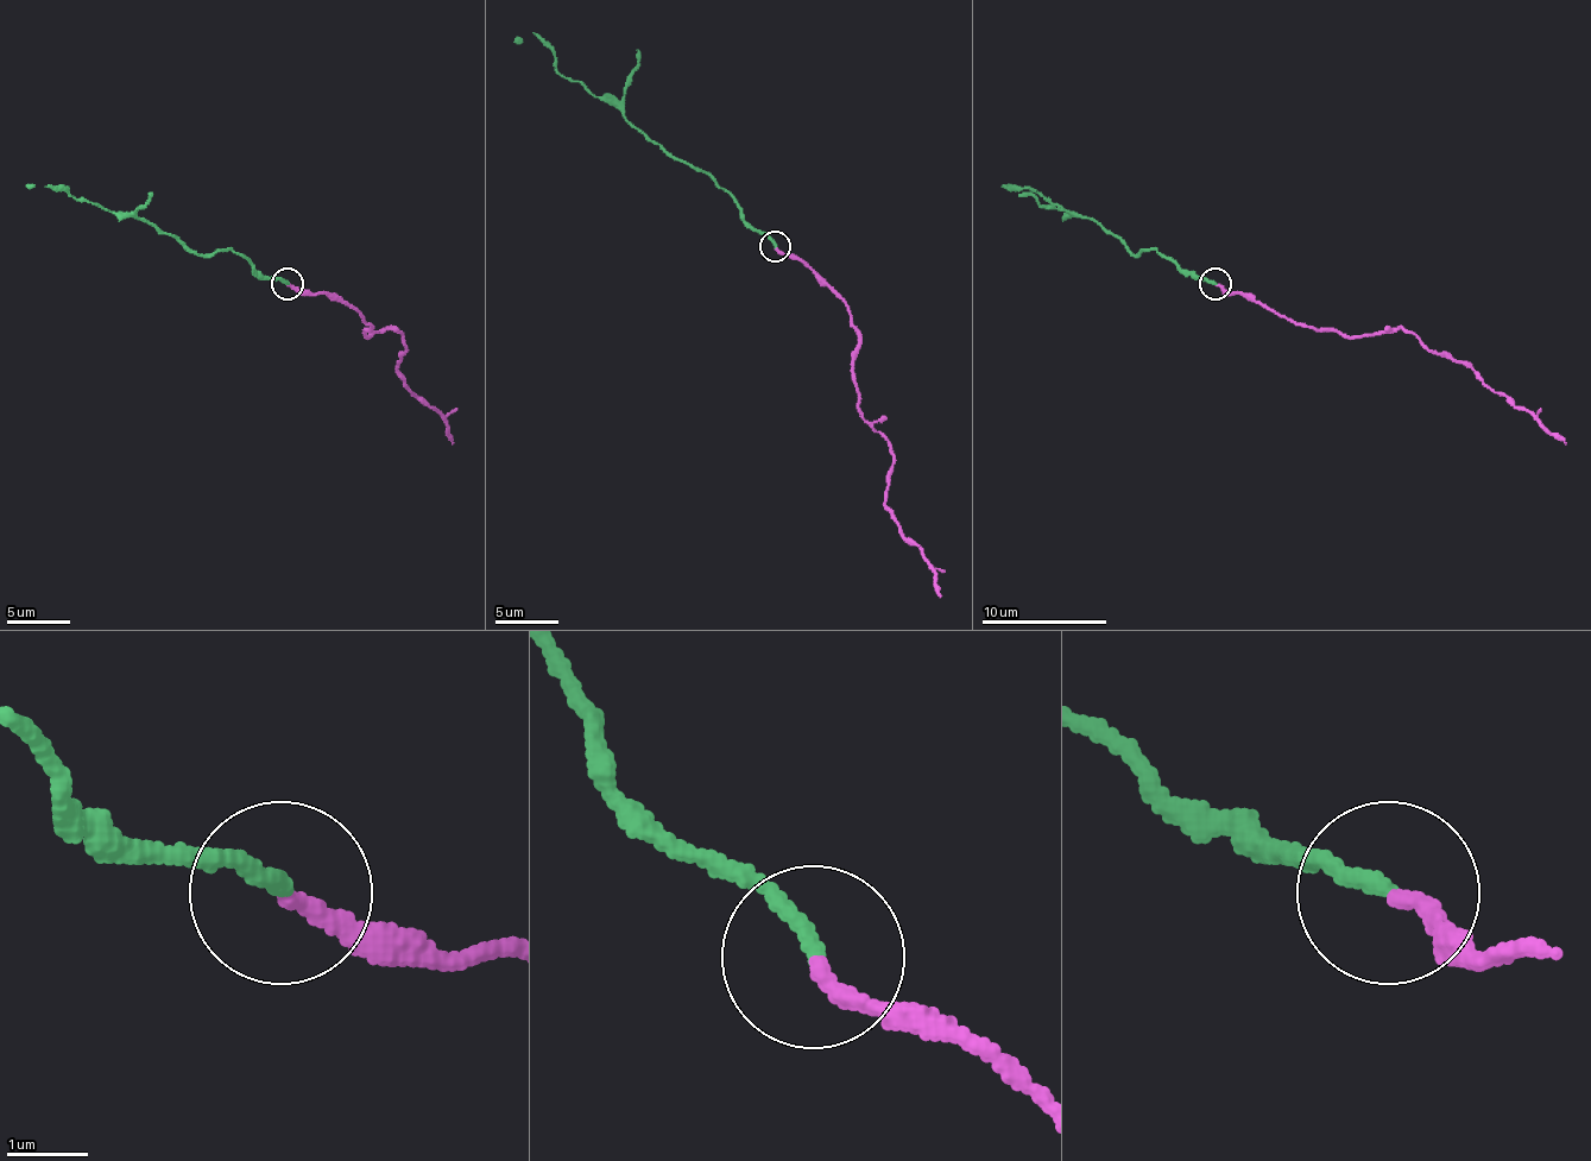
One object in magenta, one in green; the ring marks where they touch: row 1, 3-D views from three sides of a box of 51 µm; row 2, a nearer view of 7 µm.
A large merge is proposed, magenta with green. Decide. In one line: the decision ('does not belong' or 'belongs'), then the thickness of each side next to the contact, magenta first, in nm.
does not belong | 200/200 nm

